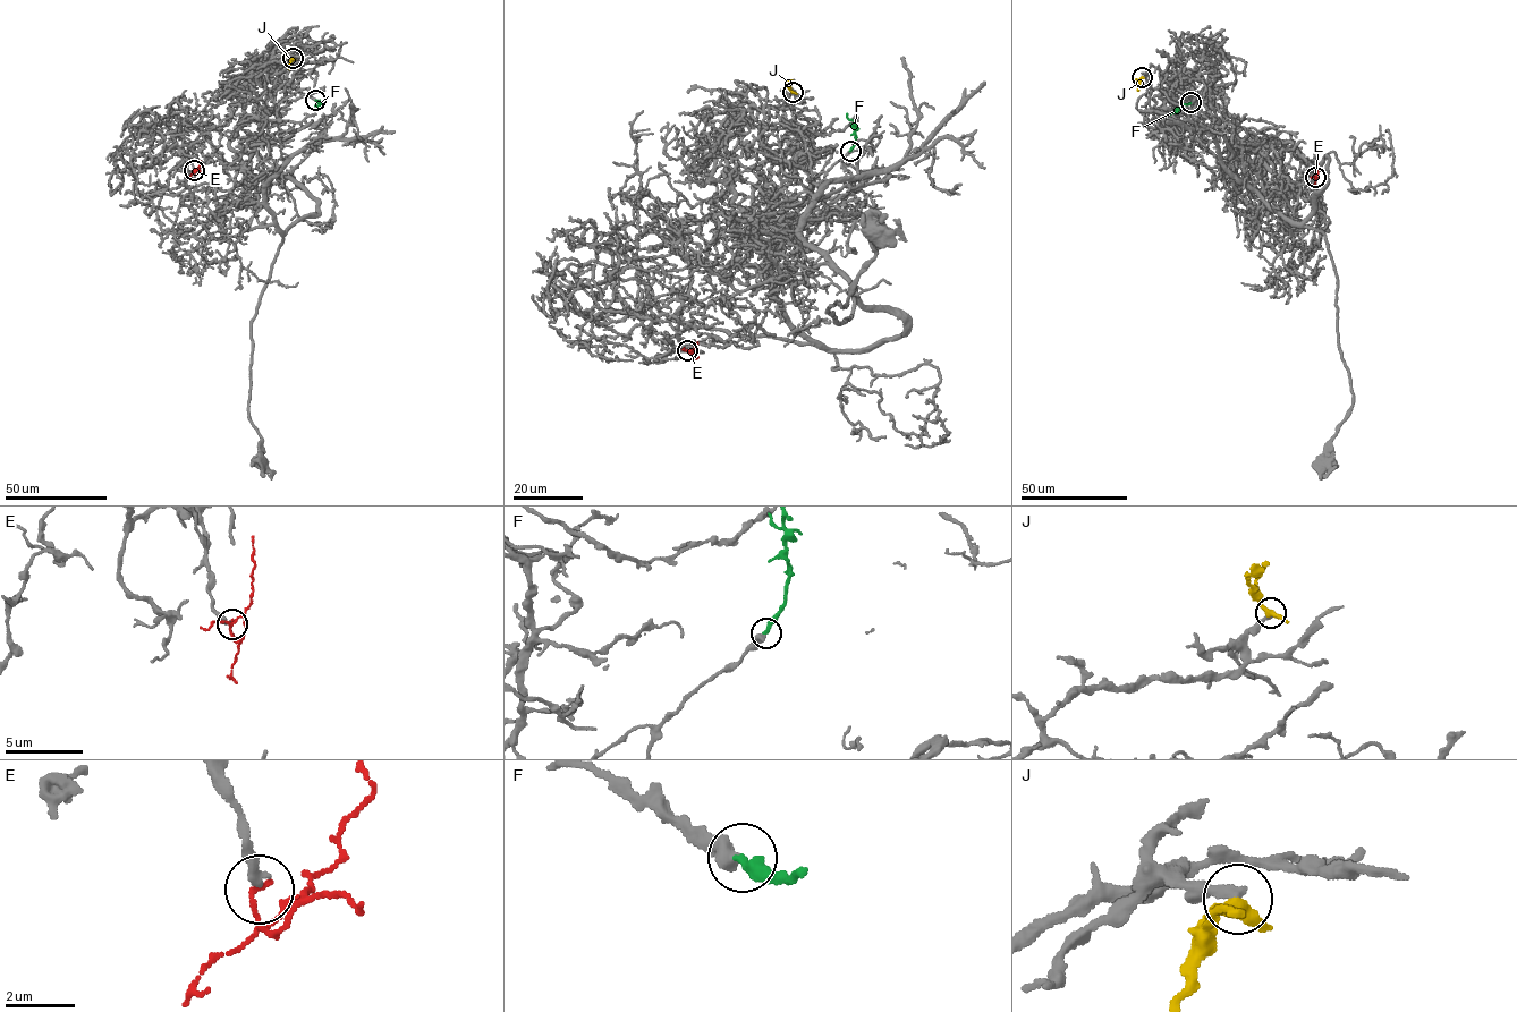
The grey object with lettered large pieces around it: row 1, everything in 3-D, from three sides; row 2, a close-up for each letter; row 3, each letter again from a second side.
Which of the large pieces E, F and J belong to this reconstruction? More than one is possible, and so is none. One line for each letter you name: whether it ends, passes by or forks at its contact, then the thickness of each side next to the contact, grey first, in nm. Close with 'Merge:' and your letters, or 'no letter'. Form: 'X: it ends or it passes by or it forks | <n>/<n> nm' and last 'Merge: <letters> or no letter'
F: it ends | 440/280 nm
Merge: F

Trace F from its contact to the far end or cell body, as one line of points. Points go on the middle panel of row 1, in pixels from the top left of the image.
F: (850, 151), (856, 136), (855, 125), (847, 113)

